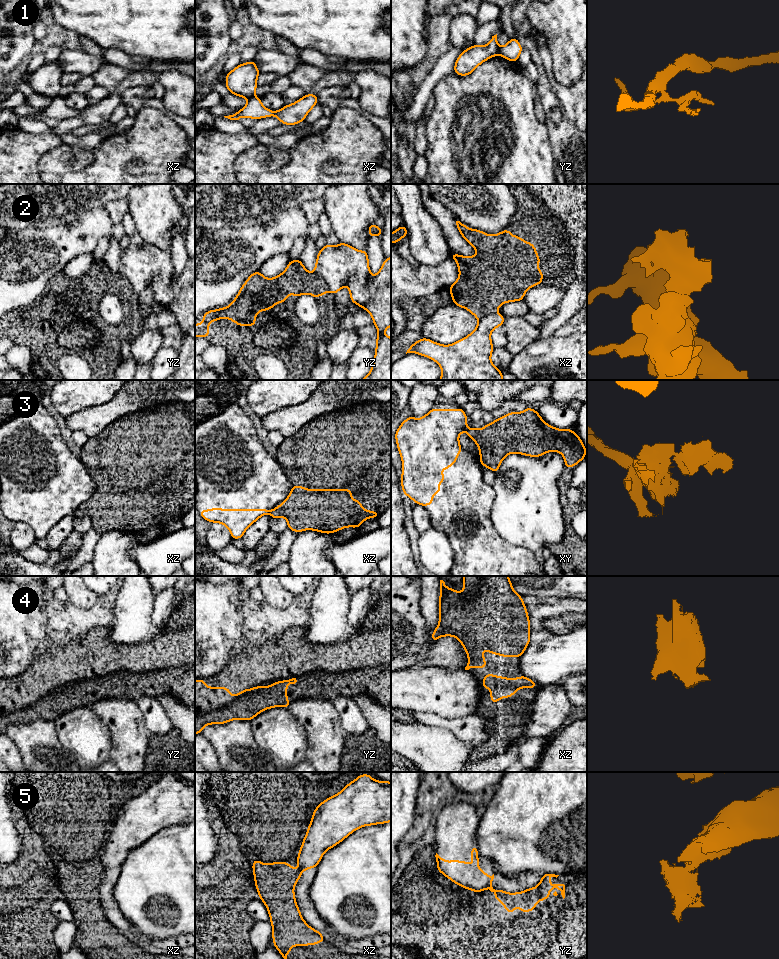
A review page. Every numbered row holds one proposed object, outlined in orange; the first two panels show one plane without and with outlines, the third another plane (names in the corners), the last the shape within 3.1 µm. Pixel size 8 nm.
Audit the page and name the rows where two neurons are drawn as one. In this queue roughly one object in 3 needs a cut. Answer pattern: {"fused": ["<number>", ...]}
{"fused": ["1", "2", "3", "5"]}

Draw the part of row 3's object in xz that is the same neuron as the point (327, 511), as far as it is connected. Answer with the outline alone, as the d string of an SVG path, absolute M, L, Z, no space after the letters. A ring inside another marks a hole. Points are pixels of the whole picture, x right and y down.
M292 485L285 501L271 517L287 520L294 532L313 530L331 534L346 527L358 528L367 518L379 518L376 510L363 509L362 501L351 498L352 489L306 489Z

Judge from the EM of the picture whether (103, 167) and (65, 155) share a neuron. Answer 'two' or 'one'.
one

